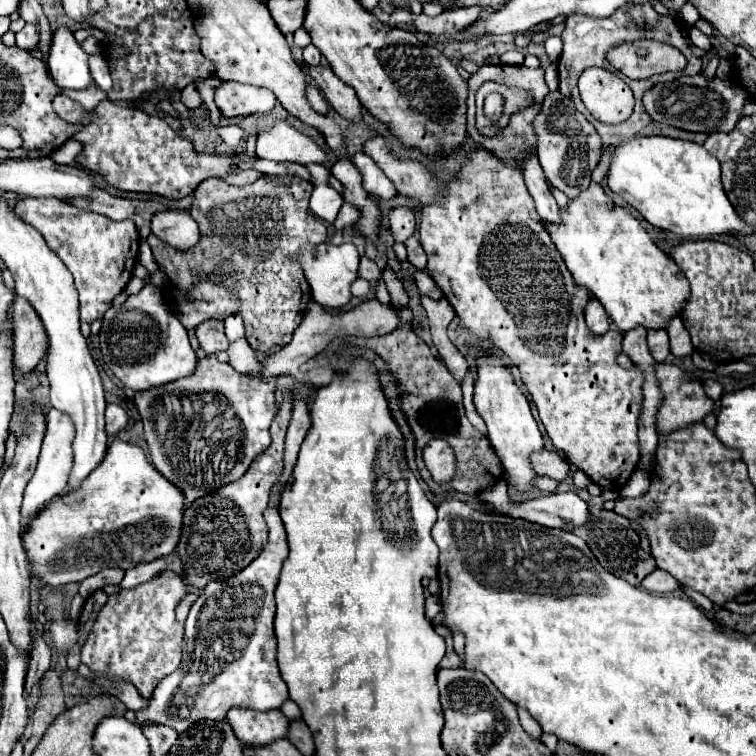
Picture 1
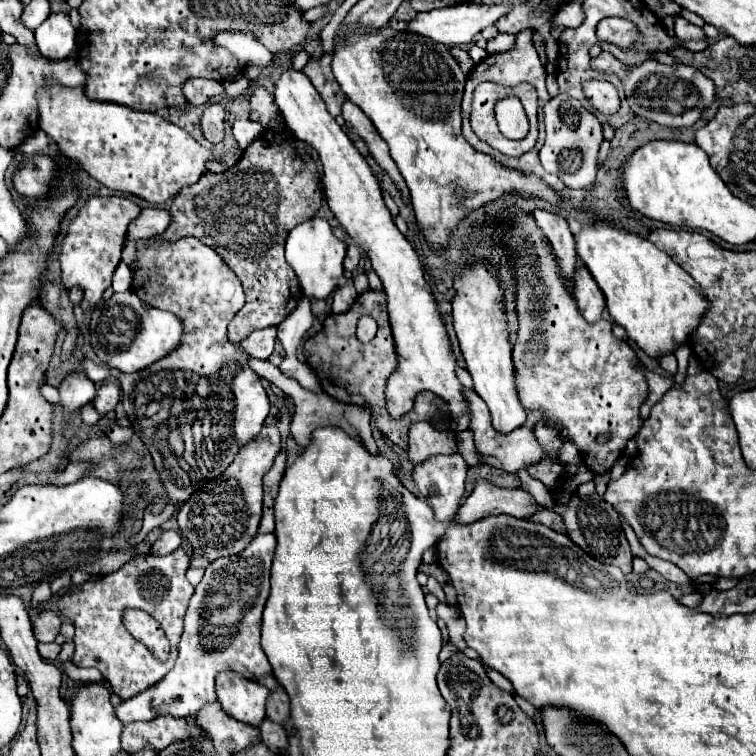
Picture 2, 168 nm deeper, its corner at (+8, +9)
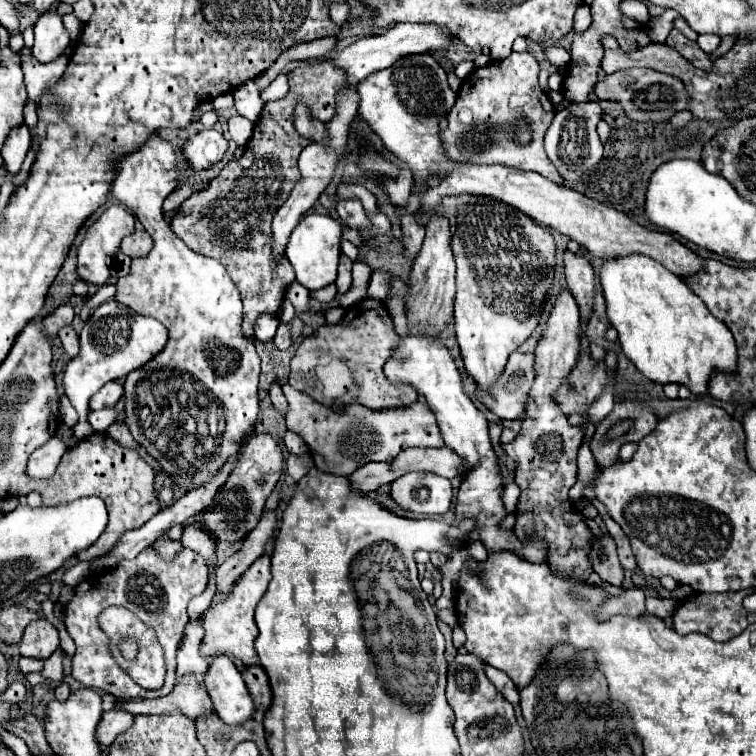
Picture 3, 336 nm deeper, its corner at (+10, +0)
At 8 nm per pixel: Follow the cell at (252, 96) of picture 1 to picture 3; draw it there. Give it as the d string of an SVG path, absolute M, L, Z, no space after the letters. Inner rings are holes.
M204 129L184 143L182 153L188 167L194 173L198 173L222 161L226 149L228 149L228 141L224 139L222 133L218 133L216 129Z

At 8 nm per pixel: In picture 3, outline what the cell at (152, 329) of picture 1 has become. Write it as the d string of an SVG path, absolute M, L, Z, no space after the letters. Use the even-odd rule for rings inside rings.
M114 299L102 303L100 307L92 311L90 319L86 321L80 333L80 353L74 359L70 359L66 373L64 373L64 393L80 415L78 423L72 429L74 437L84 439L90 433L94 433L86 419L88 399L92 397L92 393L96 393L104 383L112 379L116 381L124 379L130 371L148 363L156 353L164 349L166 341L168 341L168 329L160 321L142 317Z

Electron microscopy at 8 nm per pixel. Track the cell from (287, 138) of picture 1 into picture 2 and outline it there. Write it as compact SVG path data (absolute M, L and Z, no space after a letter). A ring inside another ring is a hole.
M238 118L238 120L234 122L232 130L234 130L236 142L240 144L240 150L246 150L246 148L248 148L254 140L258 140L260 134L262 134L262 126L260 126L260 124L256 124L256 122L252 122L252 120L244 120L244 118Z

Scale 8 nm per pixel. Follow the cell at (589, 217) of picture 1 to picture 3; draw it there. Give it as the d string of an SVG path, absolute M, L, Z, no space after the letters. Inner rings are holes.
M646 255L612 259L600 267L600 281L606 297L608 321L618 331L622 353L638 371L660 385L684 385L696 397L708 395L708 381L714 371L734 373L738 351L734 337L702 305L690 287L666 267Z

